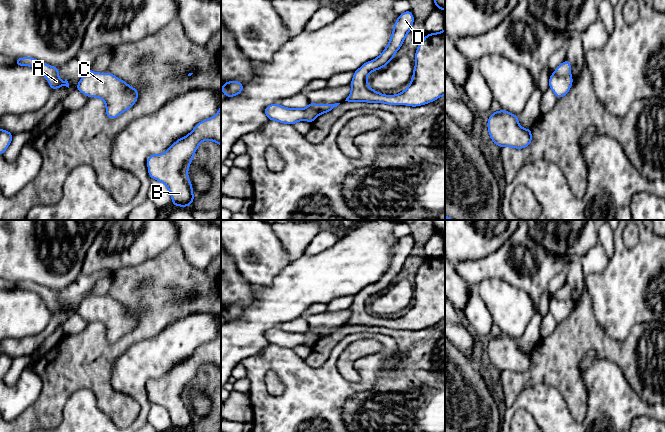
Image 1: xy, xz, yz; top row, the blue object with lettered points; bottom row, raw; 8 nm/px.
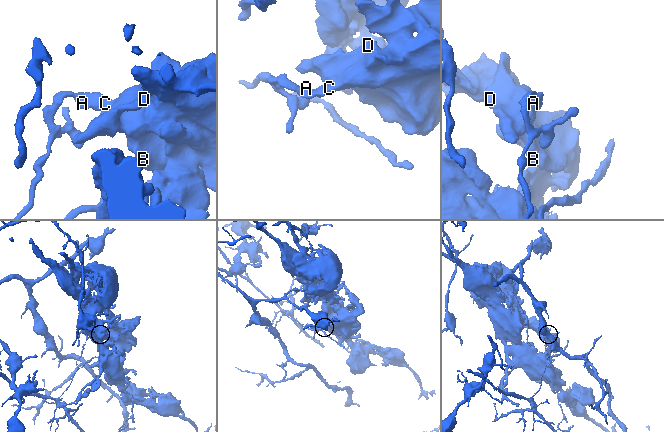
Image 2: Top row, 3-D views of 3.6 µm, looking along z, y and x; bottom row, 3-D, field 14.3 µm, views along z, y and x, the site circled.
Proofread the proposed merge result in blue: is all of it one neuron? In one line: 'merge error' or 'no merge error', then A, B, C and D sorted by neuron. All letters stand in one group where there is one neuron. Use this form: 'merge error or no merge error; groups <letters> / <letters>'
merge error; groups A / B C D

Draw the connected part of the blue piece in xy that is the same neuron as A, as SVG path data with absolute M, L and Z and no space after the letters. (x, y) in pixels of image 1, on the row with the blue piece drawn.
M32 57L17 58L15 65L29 66L29 67L33 67L37 69L38 71L40 71L46 77L53 91L61 86L66 86L69 88L69 83L67 79L65 79L65 81L63 82L59 78L59 72L58 72L59 67L50 66Z

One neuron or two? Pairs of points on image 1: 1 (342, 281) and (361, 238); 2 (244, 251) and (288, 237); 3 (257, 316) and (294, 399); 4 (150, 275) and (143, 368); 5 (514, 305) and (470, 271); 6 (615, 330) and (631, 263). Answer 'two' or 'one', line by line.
1: one
2: two
3: two
4: two
5: two
6: one

